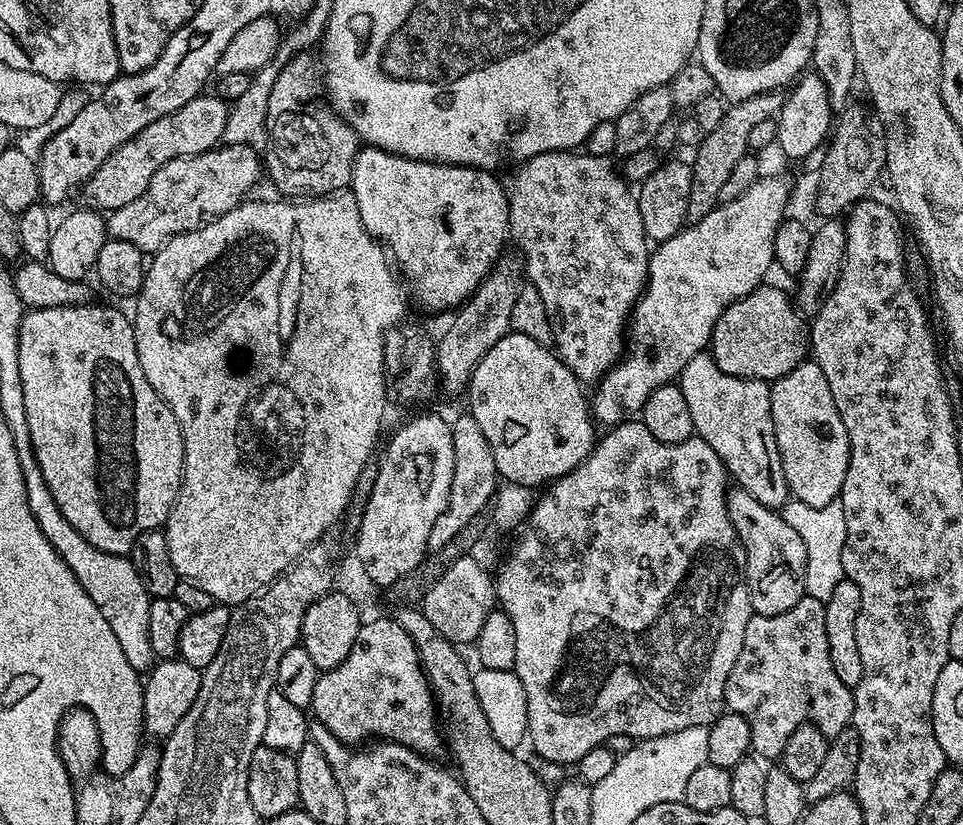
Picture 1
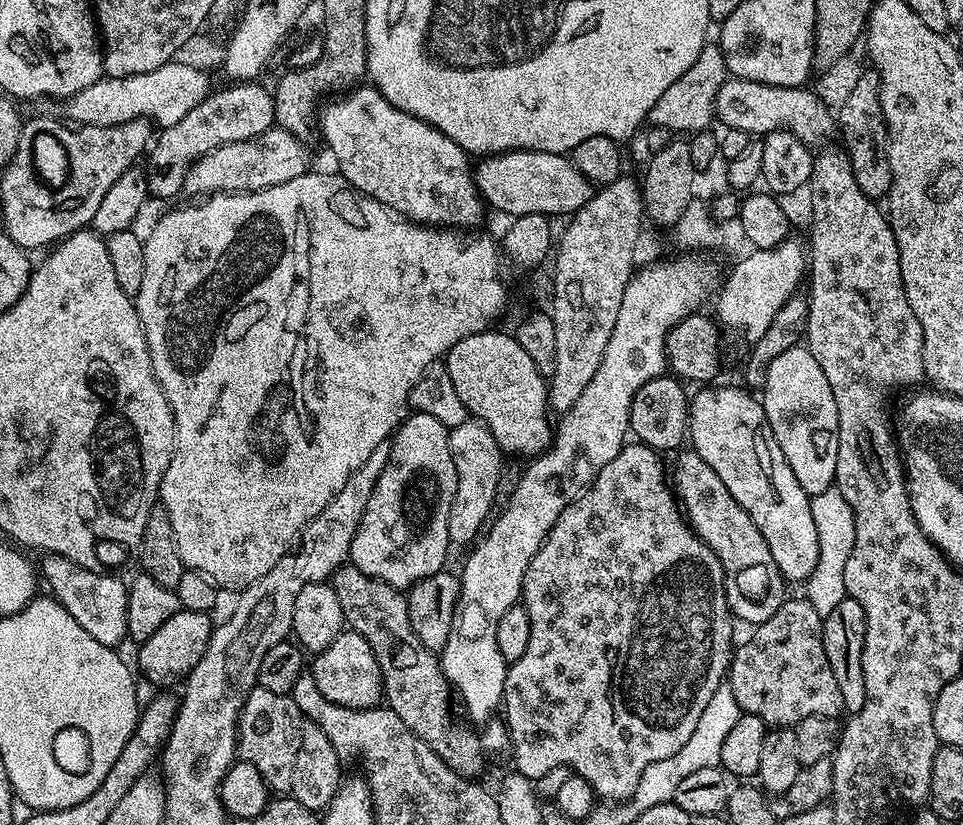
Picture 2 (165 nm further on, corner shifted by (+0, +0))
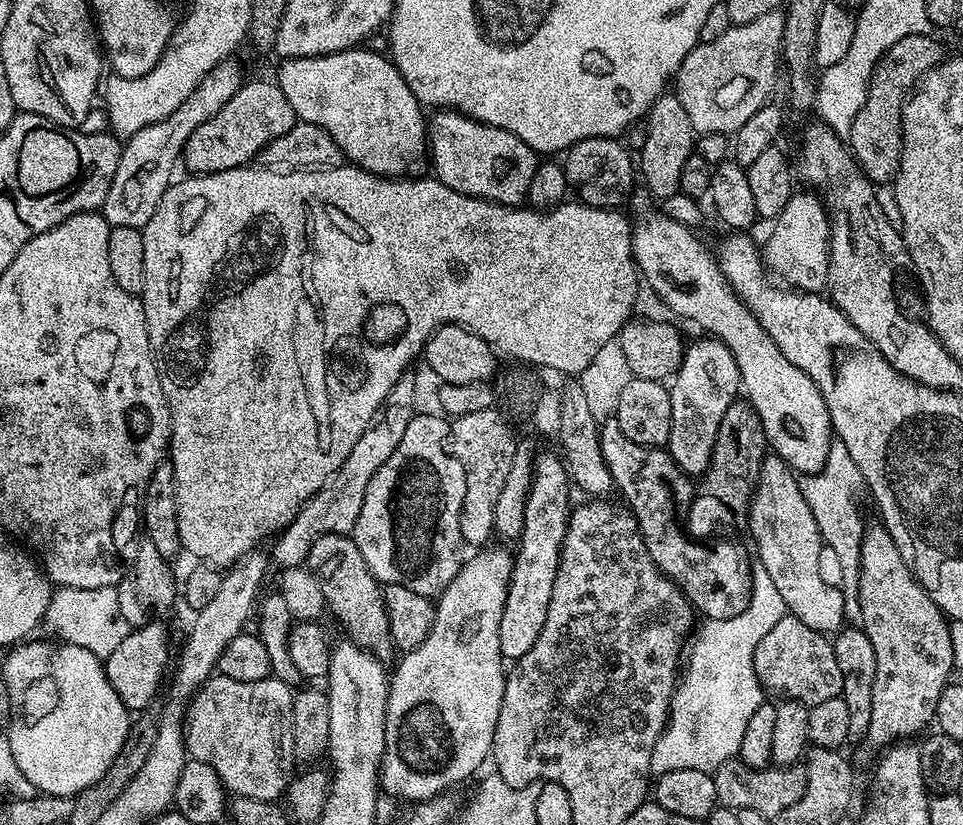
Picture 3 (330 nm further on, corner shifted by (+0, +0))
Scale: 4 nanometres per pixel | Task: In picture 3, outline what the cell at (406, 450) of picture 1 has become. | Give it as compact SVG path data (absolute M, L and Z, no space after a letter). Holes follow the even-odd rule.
M417 414L412 417L394 454L390 454L390 458L382 462L378 474L370 478L358 522L350 534L362 558L366 558L366 566L381 585L406 586L406 590L414 590L414 594L429 598L439 597L446 586L454 582L466 559L466 545L460 529L462 502L466 498L466 474L462 470L462 462L458 462L458 458L454 458L446 447L450 440L449 421L443 415L435 415Z

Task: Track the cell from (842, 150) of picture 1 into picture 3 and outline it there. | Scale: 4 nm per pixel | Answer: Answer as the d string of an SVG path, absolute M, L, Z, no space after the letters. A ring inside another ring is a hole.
M910 34L902 38L902 42L894 42L894 46L886 50L886 54L872 71L866 102L862 102L862 110L858 110L858 118L854 118L848 131L847 147L864 176L876 186L891 185L900 169L900 119L904 113L905 102L910 99L921 78L945 59L946 52L934 37L932 34Z

